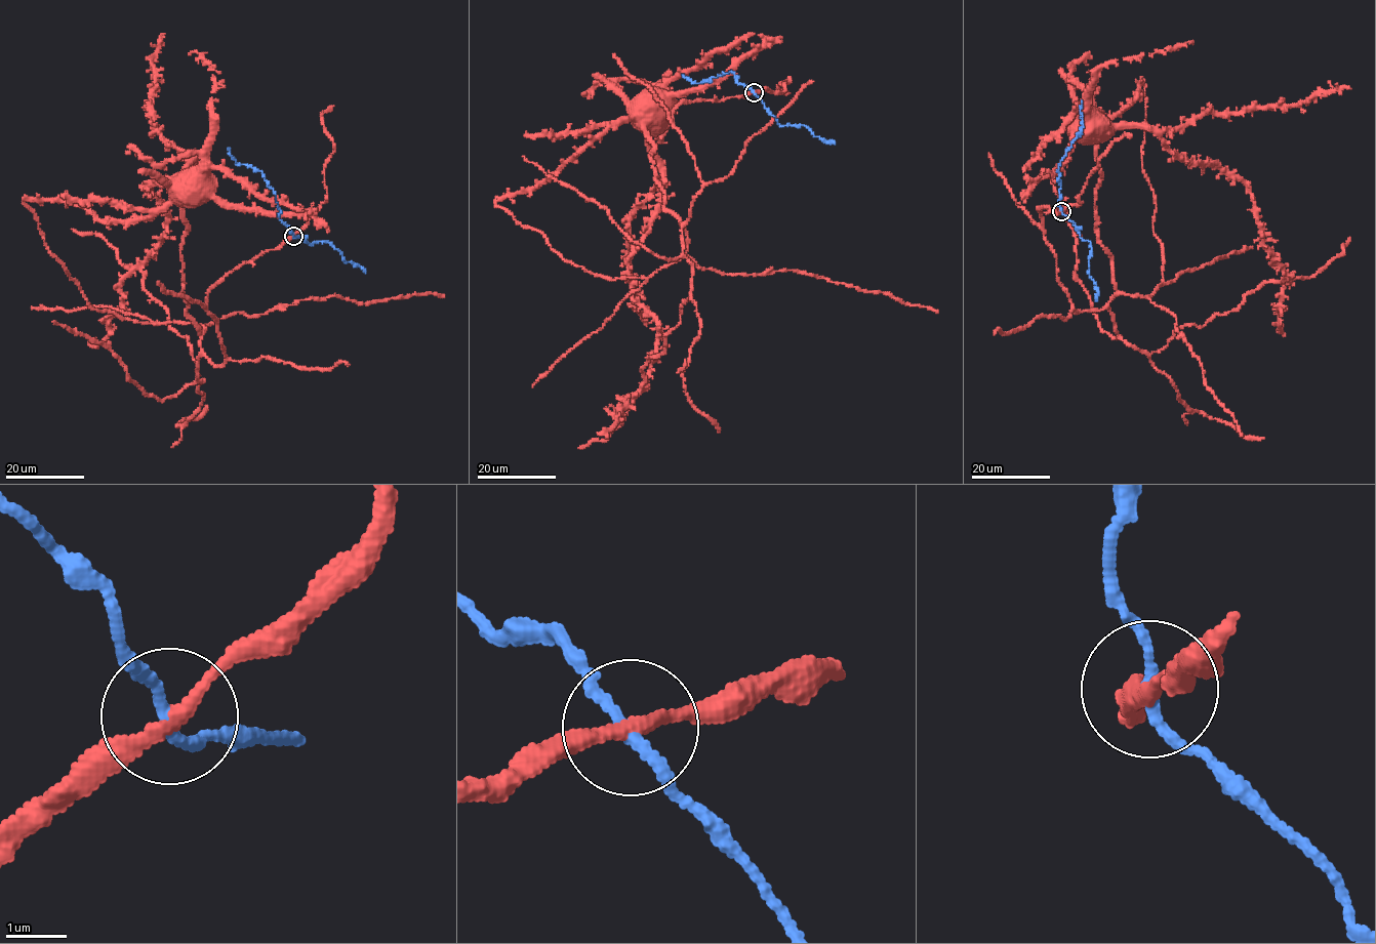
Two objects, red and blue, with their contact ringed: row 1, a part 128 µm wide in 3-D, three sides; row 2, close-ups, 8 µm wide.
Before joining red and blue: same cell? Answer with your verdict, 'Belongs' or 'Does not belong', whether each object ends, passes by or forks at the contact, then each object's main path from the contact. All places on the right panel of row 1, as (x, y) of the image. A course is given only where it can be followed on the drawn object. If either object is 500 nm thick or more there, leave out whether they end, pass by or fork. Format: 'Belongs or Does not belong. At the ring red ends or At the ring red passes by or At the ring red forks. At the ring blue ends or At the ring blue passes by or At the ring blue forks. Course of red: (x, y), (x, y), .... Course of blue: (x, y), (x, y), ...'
Does not belong. At the ring red passes by. At the ring blue passes by. Course of red: (1061, 211), (1039, 209), (1058, 283), (1073, 310), (1104, 309), (1101, 173), (1095, 140), (1074, 131). Course of blue: (1061, 211), (1059, 161), (1083, 126), (1082, 100)

